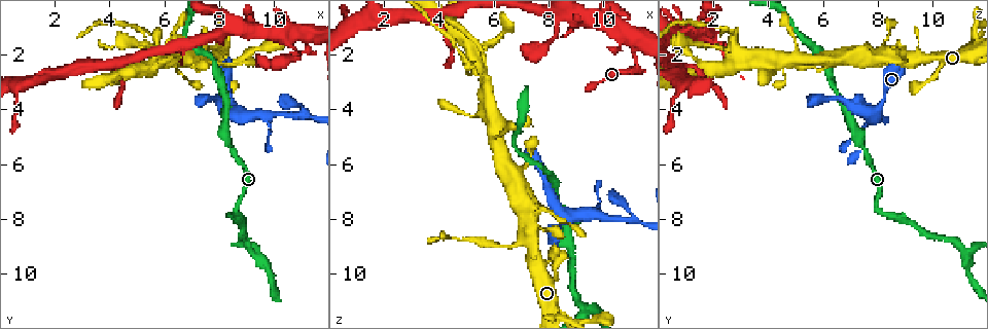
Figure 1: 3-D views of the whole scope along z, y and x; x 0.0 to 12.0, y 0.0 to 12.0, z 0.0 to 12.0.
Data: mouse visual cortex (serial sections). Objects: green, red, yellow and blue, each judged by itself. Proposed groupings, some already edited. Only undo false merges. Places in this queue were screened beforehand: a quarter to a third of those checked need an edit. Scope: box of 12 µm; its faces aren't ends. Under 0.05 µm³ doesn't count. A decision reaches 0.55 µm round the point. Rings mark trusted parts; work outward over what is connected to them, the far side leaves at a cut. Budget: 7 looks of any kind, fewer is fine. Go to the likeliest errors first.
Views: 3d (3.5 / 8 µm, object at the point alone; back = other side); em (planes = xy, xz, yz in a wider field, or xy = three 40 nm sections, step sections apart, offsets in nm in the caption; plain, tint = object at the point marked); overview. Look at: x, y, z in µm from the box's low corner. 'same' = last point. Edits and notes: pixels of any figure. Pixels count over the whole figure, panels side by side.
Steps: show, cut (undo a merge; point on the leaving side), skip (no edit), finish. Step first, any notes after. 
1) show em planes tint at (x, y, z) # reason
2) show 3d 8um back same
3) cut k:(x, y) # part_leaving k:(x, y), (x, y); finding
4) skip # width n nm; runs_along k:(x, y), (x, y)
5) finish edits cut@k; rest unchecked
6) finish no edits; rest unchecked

show 3d 3.5um at (7.1, 2.2, 8.8) # small branch off a trunk

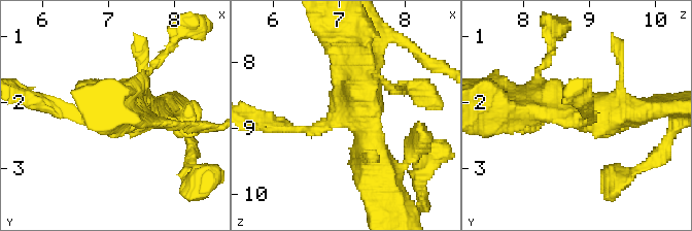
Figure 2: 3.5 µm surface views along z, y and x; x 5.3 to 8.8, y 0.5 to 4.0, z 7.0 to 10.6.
show em xy step 5 tint at (7.10, 2.20, 8.80) # arms 3; arm_widths 150, 500, 500 nm

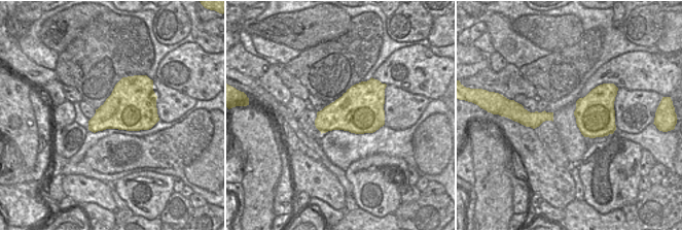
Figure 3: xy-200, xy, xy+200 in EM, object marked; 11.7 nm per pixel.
skip # runs_along 2:(379, 164), (364, 119), (281, 127); one cell here

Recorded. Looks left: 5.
show 3d 3.5um at (5.4, 1.3, 2.7) # narrows sharply

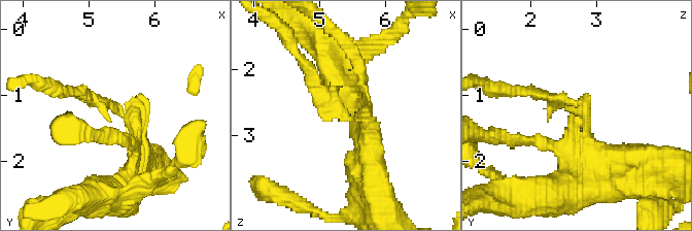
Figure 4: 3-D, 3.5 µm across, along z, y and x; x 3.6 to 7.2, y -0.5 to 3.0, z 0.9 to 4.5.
show em xy step 1 tint at (5.40, 1.30, 2.70)

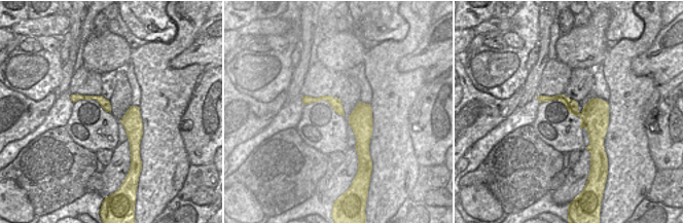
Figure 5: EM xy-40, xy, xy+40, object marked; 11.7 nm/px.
skip # width 260 nm; runs_along 5:(540, 98), (564, 99), (594, 127), (592, 152); all the same cell

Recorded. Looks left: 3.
show 3d 3.5um at (9.3, 9.3, 11.2) # sharp bend

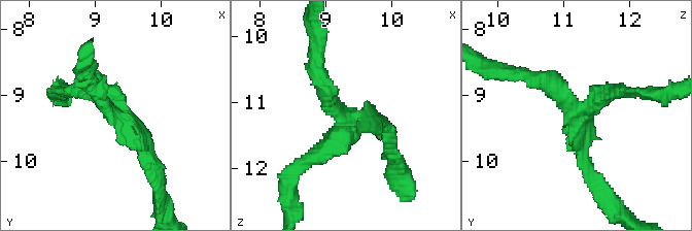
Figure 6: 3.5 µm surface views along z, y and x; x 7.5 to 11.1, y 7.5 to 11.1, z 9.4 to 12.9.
show em xy step 2 tint at (9.25, 9.25, 11.20) # now the EM

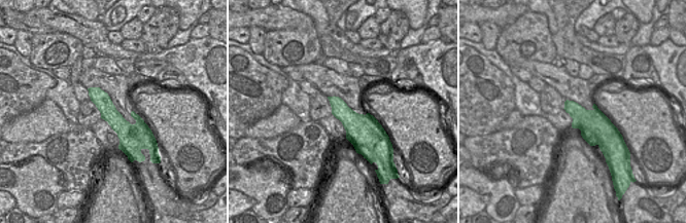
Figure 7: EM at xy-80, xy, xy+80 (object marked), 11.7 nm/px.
cut 6:(331, 152) # arm_widths 200, 200, 250 nm; a second cell is stuck on

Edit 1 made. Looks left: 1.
finish edits cut@6; rest unchecked

